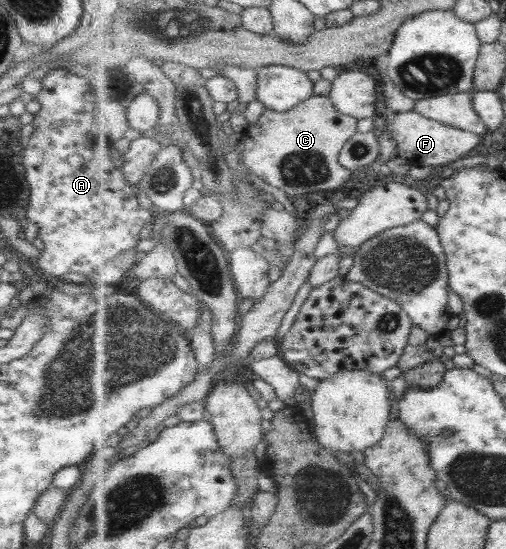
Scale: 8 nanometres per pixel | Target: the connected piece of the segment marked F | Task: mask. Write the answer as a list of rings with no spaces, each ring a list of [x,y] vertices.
[[[415,110],[408,112],[387,111],[384,116],[386,117],[386,127],[397,142],[397,157],[405,157],[414,166],[435,165],[442,168],[442,165],[480,151],[482,136],[478,133],[459,129],[457,126],[445,125],[443,122],[425,117]]]

